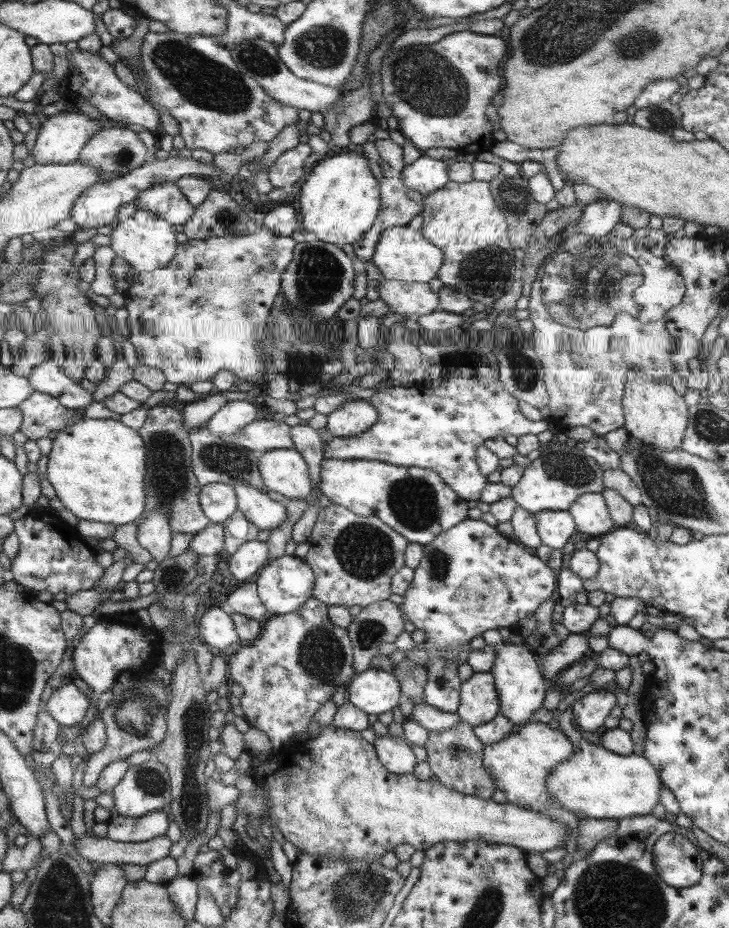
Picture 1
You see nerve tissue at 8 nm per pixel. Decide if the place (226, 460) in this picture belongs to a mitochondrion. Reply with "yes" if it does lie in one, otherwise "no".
yes

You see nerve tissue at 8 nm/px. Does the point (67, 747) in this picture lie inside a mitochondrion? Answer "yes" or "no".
no

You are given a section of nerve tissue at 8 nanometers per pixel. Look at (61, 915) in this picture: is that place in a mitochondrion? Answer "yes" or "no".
yes

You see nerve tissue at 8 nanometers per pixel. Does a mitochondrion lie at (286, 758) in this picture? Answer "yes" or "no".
no

